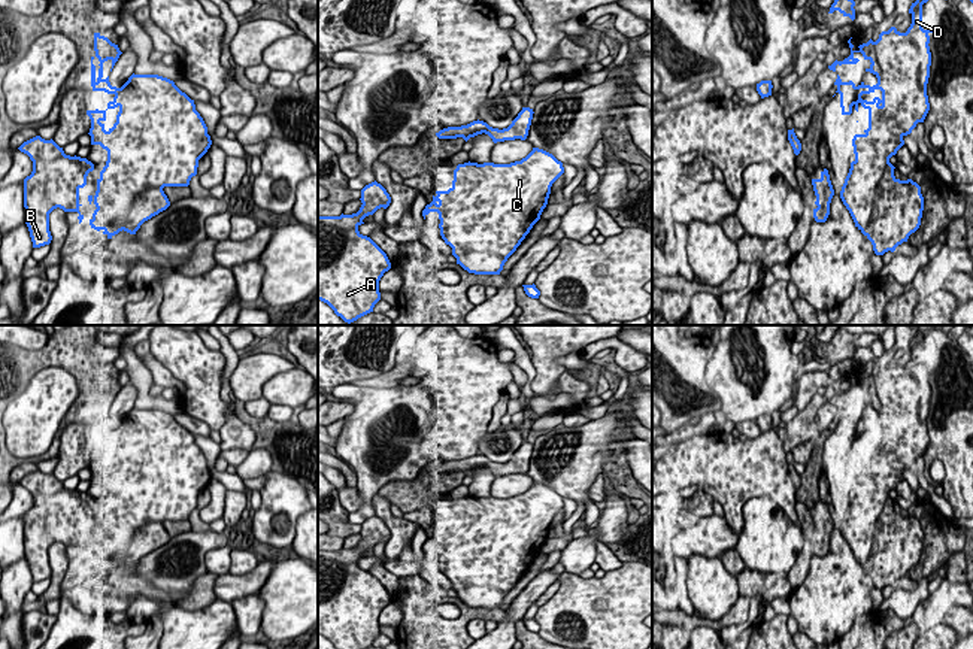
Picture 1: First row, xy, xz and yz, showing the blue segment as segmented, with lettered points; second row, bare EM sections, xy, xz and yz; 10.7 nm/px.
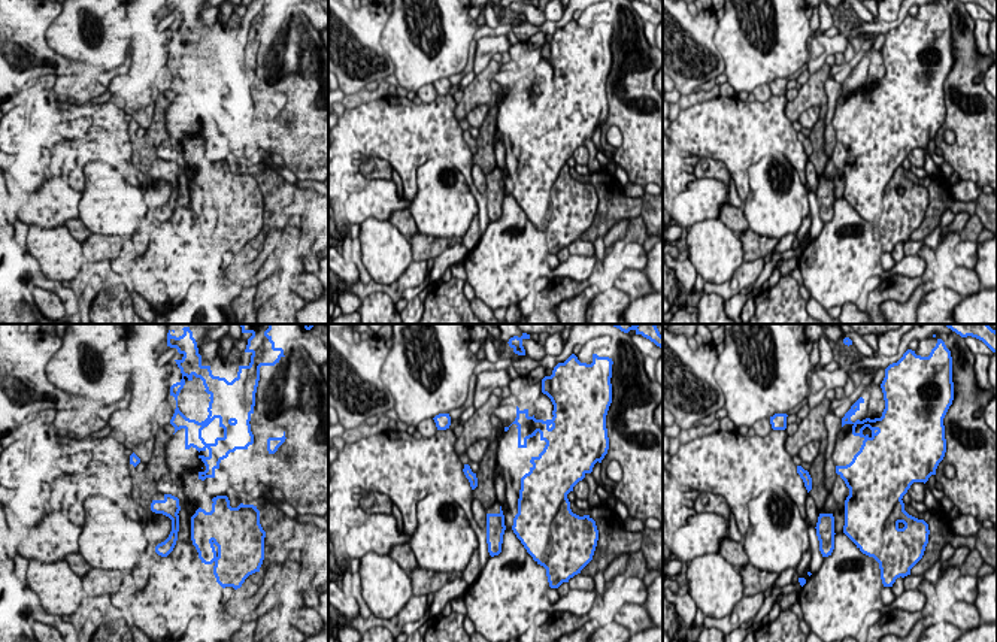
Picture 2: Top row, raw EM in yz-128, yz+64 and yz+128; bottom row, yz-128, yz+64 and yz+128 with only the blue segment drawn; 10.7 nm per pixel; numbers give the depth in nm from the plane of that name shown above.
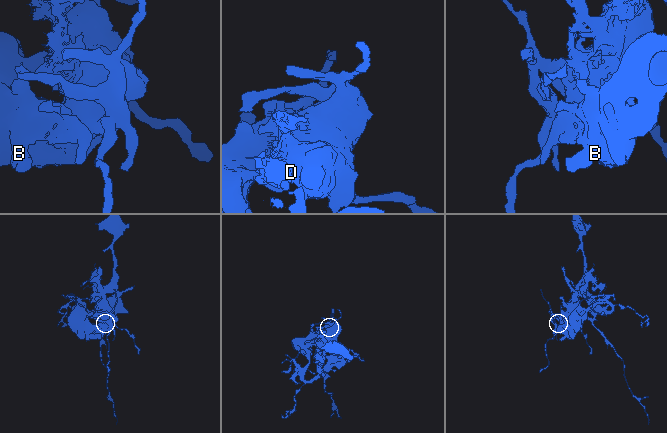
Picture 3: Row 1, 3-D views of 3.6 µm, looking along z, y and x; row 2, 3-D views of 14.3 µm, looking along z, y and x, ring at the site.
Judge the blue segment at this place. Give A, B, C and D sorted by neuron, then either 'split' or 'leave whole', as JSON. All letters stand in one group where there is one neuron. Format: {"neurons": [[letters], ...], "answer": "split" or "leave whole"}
{"neurons": [["A", "B", "D"], ["C"]], "answer": "split"}

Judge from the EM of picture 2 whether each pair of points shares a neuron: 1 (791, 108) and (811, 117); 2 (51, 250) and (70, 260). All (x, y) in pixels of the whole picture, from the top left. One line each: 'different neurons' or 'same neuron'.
1: different neurons
2: same neuron

